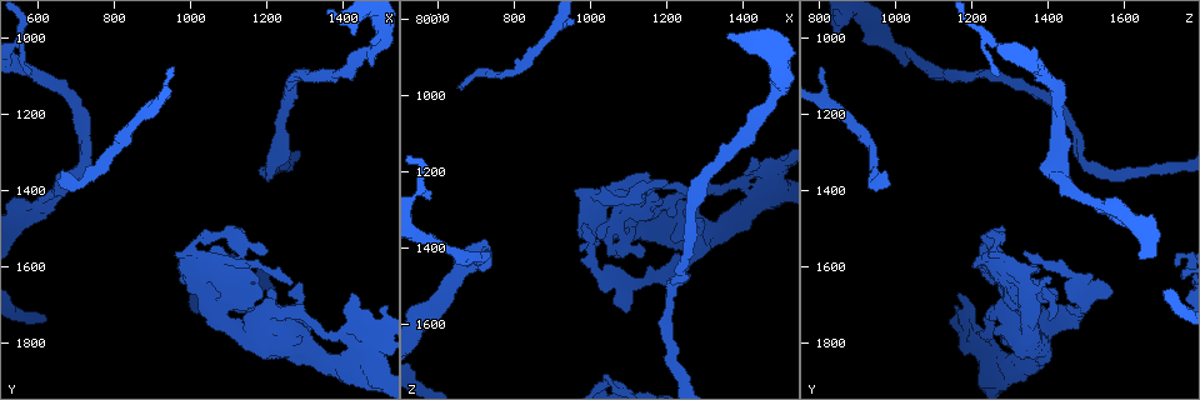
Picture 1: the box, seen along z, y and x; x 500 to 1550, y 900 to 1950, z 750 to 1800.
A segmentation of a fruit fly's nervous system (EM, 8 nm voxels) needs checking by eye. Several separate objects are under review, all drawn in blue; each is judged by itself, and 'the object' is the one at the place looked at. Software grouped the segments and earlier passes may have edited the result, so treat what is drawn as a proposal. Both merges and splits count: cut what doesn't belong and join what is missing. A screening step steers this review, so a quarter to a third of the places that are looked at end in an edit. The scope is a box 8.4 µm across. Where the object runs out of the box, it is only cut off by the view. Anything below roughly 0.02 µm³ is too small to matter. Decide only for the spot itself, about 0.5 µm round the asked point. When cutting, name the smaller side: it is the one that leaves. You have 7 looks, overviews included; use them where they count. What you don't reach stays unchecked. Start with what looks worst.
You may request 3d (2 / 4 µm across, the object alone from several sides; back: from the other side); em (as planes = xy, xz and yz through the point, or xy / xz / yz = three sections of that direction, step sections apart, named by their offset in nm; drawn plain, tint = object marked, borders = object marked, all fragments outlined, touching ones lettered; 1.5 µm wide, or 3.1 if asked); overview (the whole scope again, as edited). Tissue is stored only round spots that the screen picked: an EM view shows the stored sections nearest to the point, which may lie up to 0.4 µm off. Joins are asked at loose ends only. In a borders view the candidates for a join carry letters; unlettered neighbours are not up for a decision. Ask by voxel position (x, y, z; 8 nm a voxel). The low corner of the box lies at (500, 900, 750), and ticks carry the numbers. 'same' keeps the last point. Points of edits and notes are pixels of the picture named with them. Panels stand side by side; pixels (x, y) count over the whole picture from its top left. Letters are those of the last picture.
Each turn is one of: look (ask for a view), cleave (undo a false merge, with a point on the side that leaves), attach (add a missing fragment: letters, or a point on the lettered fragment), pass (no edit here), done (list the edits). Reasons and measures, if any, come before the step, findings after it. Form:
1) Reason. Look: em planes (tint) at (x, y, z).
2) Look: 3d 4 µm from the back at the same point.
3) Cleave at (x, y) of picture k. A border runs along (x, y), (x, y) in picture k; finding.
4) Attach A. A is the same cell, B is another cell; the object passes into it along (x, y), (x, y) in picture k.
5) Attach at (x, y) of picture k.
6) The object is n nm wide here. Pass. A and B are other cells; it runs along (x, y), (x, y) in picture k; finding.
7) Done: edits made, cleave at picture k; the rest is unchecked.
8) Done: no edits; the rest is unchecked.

Touches itself. Look: 3d 2 µm at (1015, 1530, 1265).

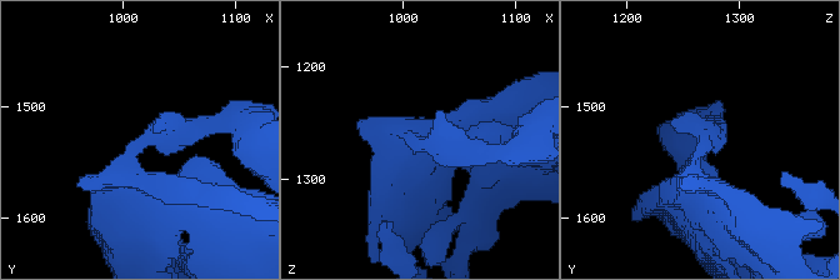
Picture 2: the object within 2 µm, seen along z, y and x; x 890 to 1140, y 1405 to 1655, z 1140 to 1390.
Now the EM. Look: em planes (borders) at (1012, 1536, 1270).

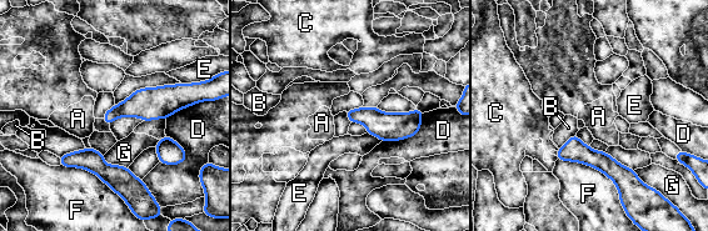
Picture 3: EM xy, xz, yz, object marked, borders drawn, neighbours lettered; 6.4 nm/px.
Pass. A, B, C, D, E, F and G are other cells; a border runs along (576, 132), (558, 149) in picture 3; one neuron here.

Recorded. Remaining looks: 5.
Calibre changes. Look: 3d 2 µm at (1380, 1770, 1220).

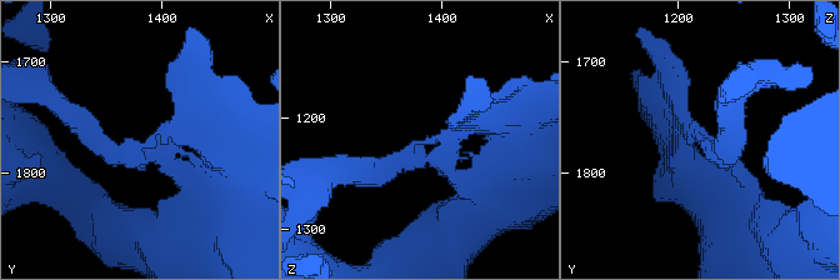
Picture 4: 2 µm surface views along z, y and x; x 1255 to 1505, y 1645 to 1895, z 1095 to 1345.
Look: em planes (borders) at (1384, 1774, 1220).

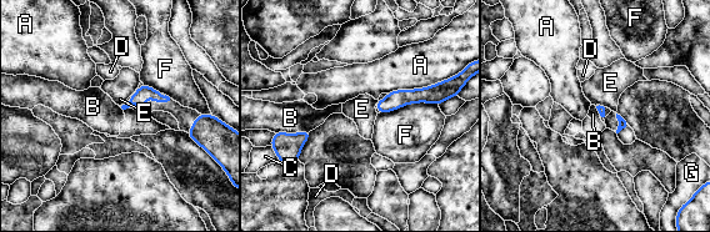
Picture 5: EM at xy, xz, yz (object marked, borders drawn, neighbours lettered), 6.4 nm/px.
Pass. A, B, C, D, E, F and G are other cells; a border runs along (309, 130), (279, 132) in picture 5; all the same neuron.

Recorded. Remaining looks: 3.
Branch stops here. Look: 3d 2 µm at (1050, 1735, 1405).

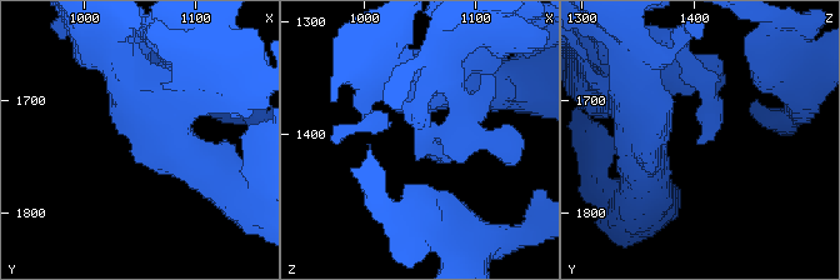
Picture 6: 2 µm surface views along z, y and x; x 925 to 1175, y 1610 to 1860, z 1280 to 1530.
Now the EM. Look: em planes (plain) at the same point.

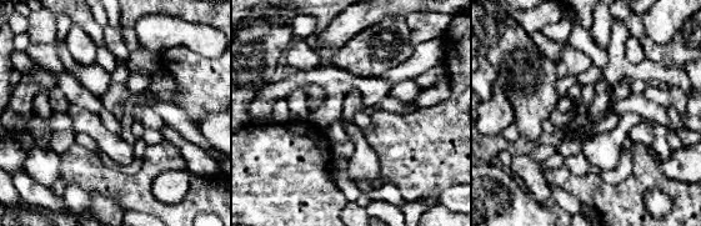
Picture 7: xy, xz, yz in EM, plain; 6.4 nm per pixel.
Look: em planes (borders) at the same point.

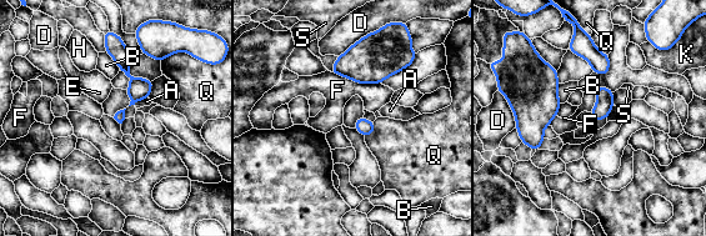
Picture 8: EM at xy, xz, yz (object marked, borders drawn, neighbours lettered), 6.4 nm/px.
The longest contact is with F, 320 nm. Pass. A, B, D, E, F, H, K, Q and S are other cells; no lettered fragment goes on from it.

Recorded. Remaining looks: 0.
Done: no edits; the rest is unchecked.

